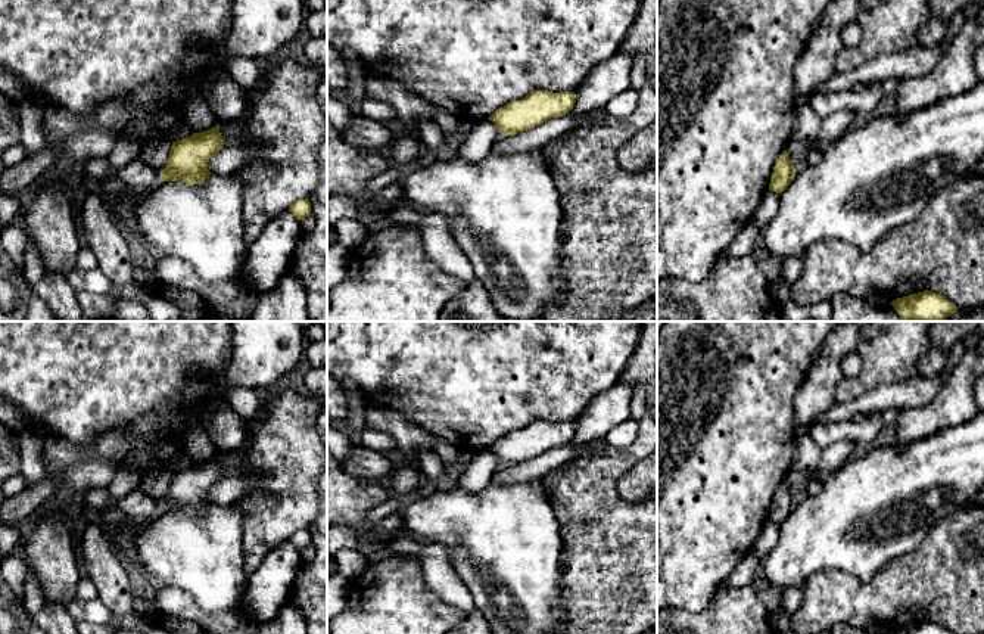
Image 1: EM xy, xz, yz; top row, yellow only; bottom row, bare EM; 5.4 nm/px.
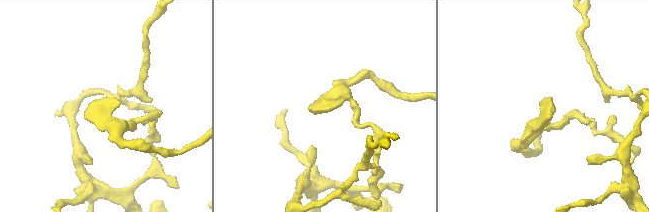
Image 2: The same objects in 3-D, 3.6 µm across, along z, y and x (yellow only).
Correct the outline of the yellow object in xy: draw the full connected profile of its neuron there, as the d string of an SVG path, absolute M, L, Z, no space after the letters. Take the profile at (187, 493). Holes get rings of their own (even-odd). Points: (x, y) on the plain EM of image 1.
M219 454L214 459L193 463L190 467L172 472L171 484L159 512L183 512L199 515L212 503L208 500L209 490L224 478Z

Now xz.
M533 420L523 429L496 439L488 450L499 459L502 466L513 466L569 444L574 433L573 422Z

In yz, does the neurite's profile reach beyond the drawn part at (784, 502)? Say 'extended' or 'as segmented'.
as segmented

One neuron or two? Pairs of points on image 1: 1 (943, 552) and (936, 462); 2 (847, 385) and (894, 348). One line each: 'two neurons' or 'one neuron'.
1: two neurons
2: one neuron

